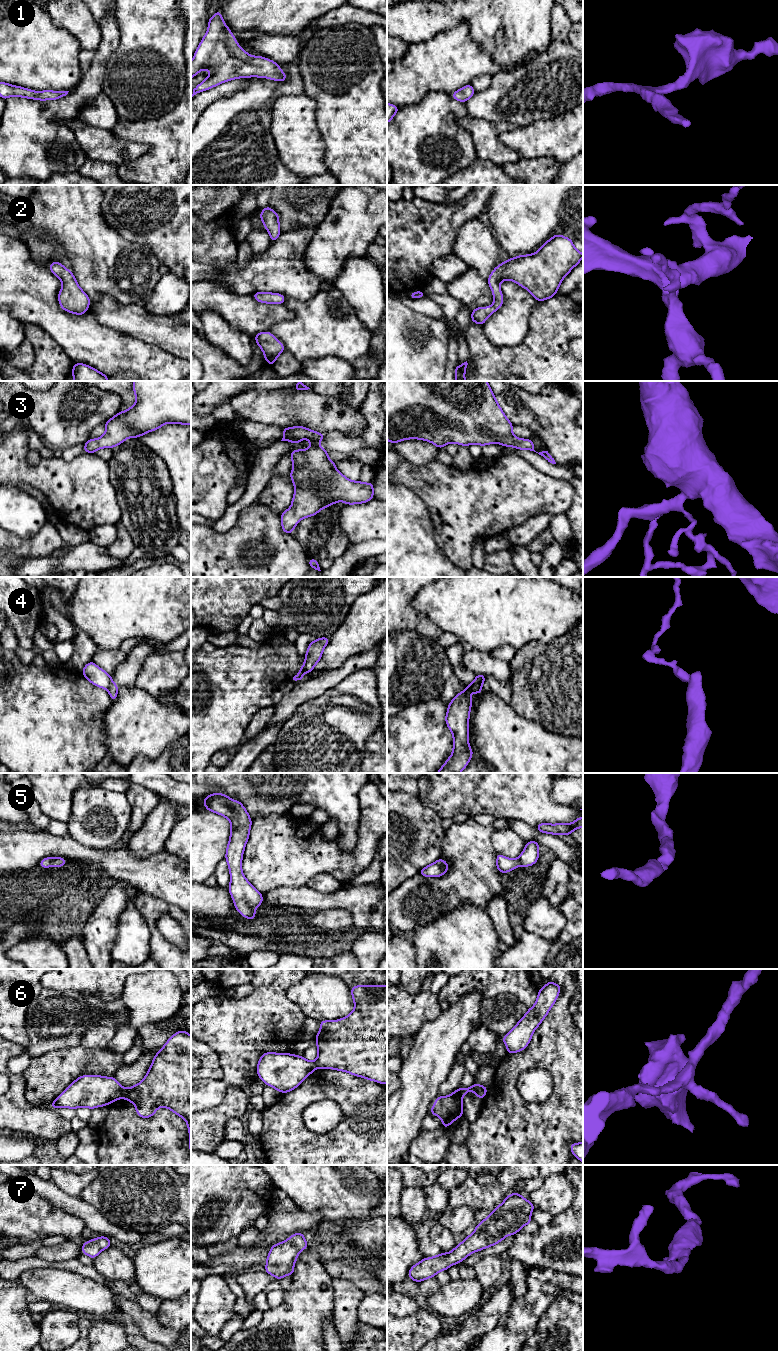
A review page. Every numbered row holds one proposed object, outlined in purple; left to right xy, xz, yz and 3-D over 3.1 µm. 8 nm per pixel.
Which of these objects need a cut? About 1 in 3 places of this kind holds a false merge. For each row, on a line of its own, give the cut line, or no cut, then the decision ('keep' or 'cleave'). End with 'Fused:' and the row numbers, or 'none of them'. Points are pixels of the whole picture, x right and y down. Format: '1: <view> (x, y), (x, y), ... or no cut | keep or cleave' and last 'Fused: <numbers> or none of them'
1: no cut | keep
2: no cut | keep
3: no cut | keep
4: yz (470, 684), (481, 688) | cleave
5: no cut | keep
6: xy (123, 1088), (121, 1096) | cleave
7: no cut | keep
Fused: 4, 6

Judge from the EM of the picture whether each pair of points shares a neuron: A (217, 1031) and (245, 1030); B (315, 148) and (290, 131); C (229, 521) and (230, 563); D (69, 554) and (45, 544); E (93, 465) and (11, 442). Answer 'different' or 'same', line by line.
A: same
B: same
C: different
D: different
E: same

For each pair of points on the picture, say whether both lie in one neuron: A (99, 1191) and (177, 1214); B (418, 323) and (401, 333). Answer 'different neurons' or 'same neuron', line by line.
A: same neuron
B: same neuron

